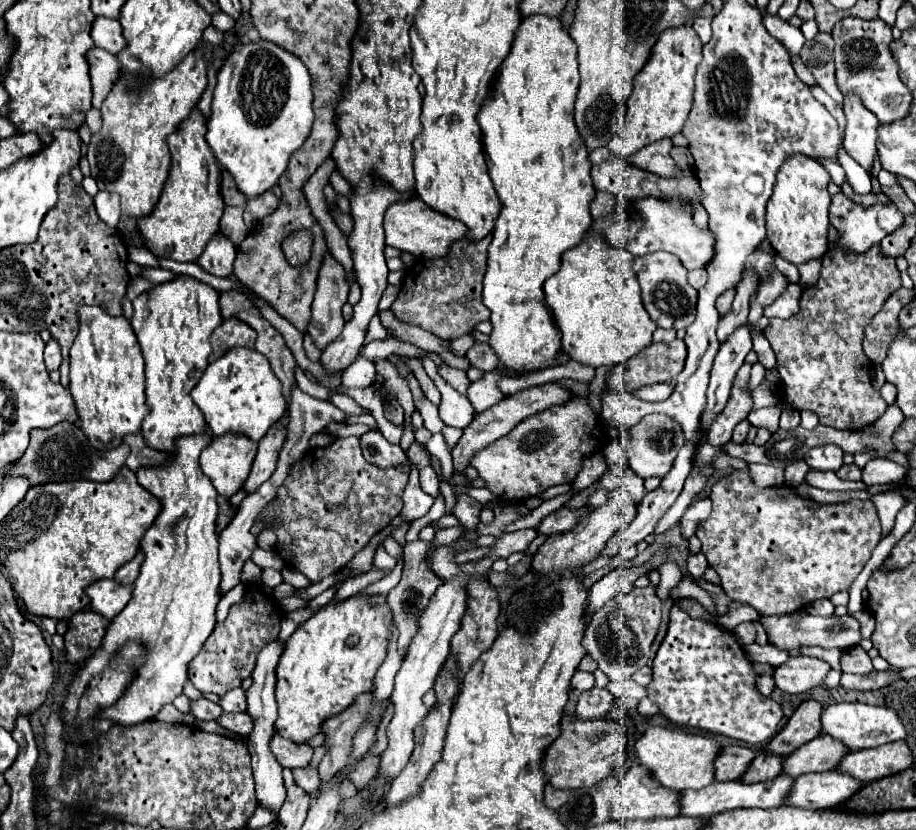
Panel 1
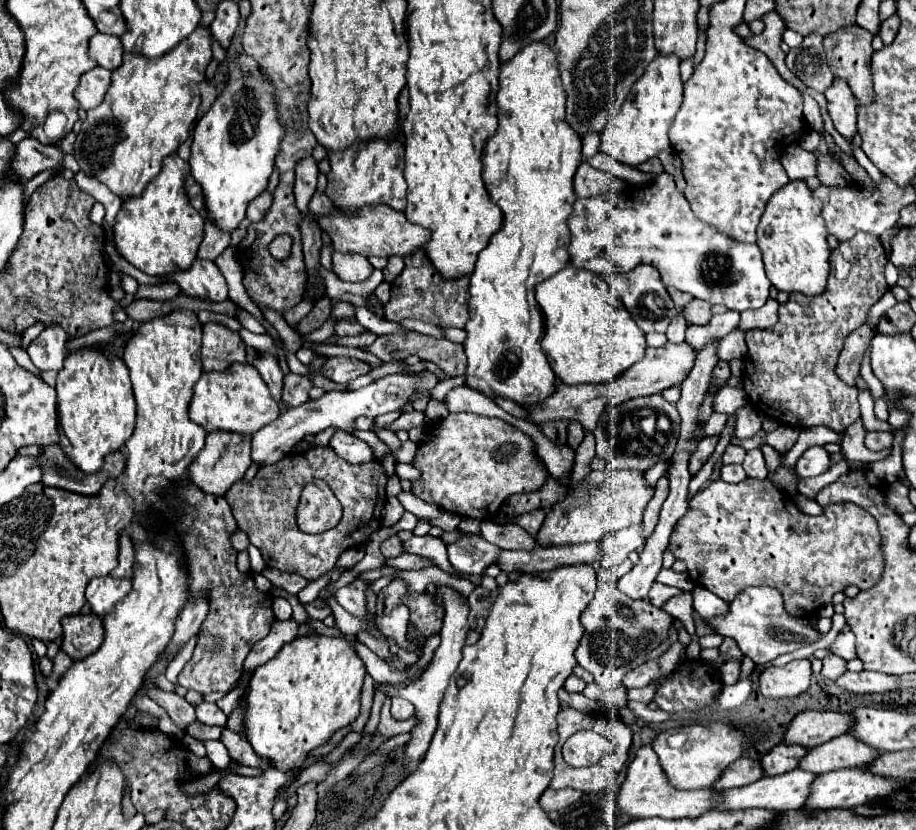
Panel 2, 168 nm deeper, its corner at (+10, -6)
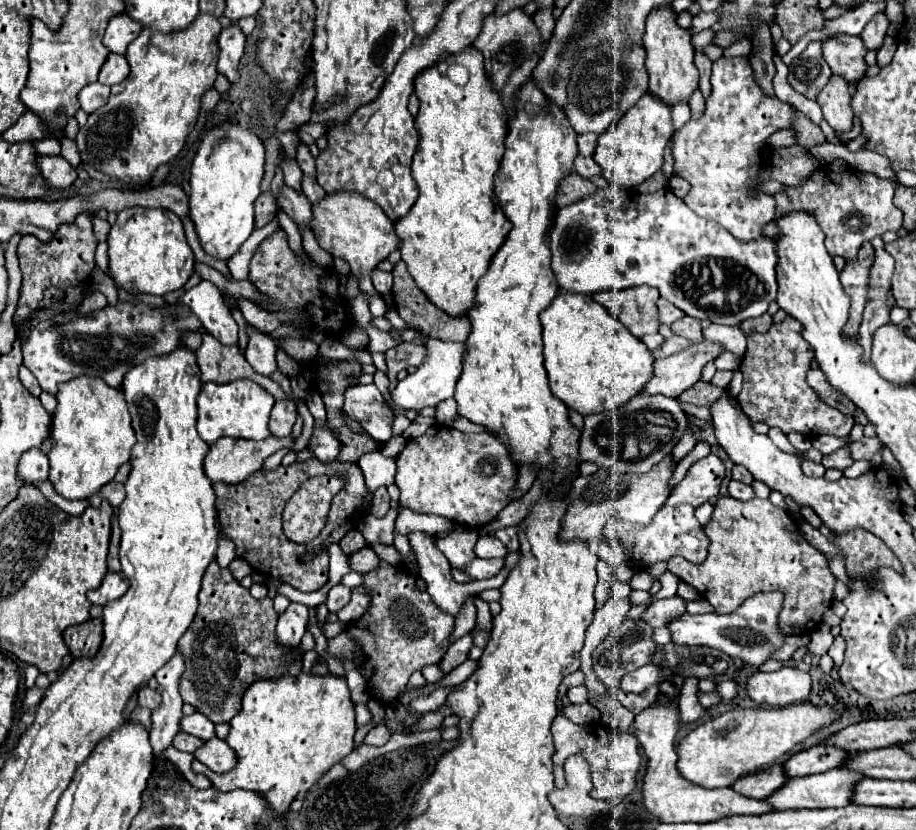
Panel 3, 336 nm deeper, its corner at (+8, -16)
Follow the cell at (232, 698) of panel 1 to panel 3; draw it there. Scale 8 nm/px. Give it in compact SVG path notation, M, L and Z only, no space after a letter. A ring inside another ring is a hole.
M198 712L184 716L180 720L180 730L192 736L198 736L202 740L210 740L214 736L214 724L210 724L210 720L206 720L206 716L200 716Z

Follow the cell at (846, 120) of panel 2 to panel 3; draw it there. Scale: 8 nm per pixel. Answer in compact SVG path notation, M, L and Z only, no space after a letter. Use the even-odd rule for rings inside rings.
M832 74L826 88L816 96L818 106L822 108L824 120L838 132L848 132L852 128L852 108L850 108L850 84L842 78Z

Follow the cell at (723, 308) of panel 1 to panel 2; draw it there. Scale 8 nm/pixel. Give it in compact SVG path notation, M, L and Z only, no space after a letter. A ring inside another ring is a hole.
M694 298L694 300L684 308L684 314L686 314L686 318L688 318L692 324L708 324L710 318L712 318L712 304Z

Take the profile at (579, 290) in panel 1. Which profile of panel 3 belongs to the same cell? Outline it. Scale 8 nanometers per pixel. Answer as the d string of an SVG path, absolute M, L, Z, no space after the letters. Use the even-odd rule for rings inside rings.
M560 292L540 314L544 368L552 394L582 416L612 412L626 406L652 378L654 356L606 308L574 292Z

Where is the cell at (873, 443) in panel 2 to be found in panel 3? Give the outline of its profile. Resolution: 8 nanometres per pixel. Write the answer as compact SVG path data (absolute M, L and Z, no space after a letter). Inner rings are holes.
M860 438L850 442L850 456L852 460L870 460L880 450L878 438Z

